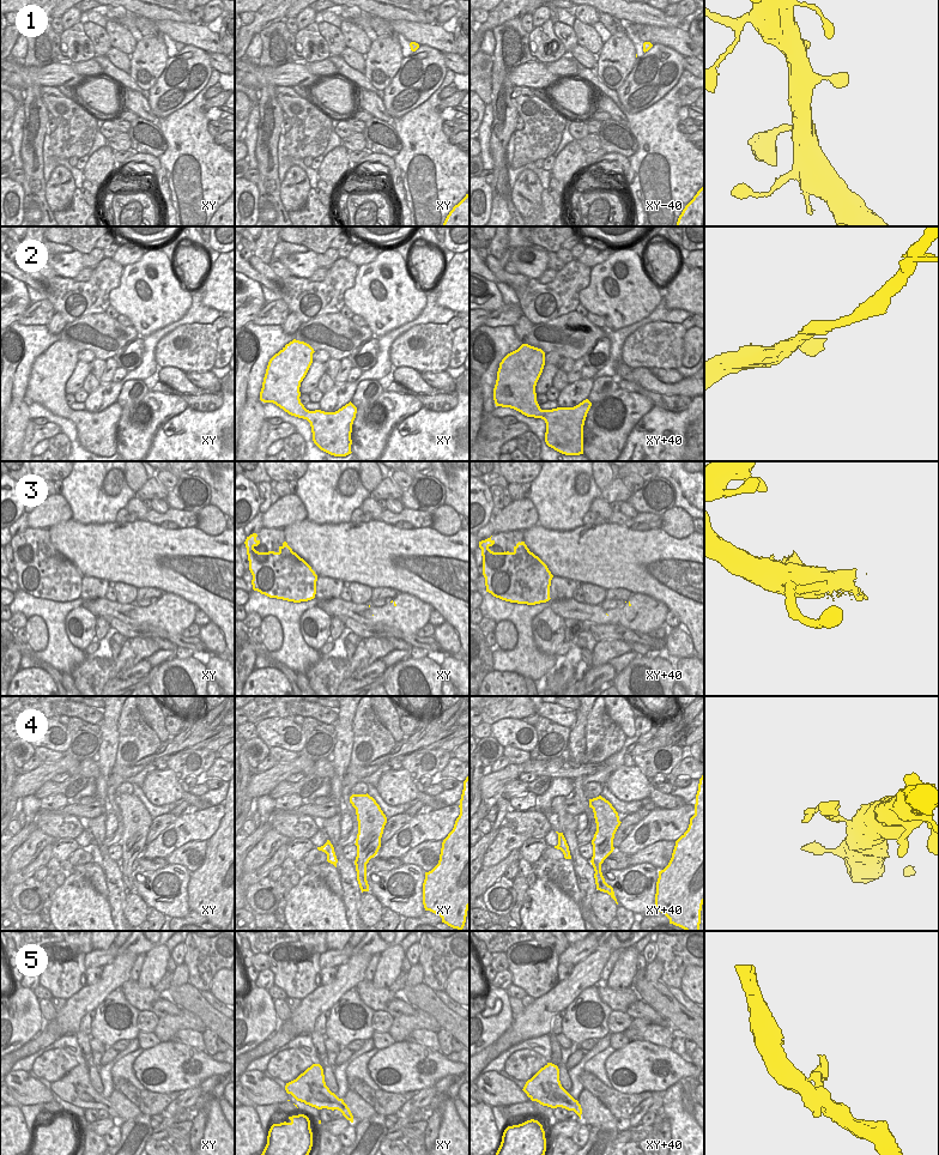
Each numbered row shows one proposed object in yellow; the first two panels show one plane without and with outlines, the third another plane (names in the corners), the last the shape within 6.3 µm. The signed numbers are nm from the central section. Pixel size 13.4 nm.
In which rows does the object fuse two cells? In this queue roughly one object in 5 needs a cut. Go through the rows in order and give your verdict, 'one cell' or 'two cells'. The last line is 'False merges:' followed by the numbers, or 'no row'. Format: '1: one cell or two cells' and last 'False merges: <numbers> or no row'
1: one cell
2: one cell
3: two cells
4: one cell
5: one cell
False merges: 3

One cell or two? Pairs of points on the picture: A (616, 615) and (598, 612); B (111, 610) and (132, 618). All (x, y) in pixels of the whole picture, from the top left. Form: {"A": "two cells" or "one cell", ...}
{"A": "two cells", "B": "one cell"}

